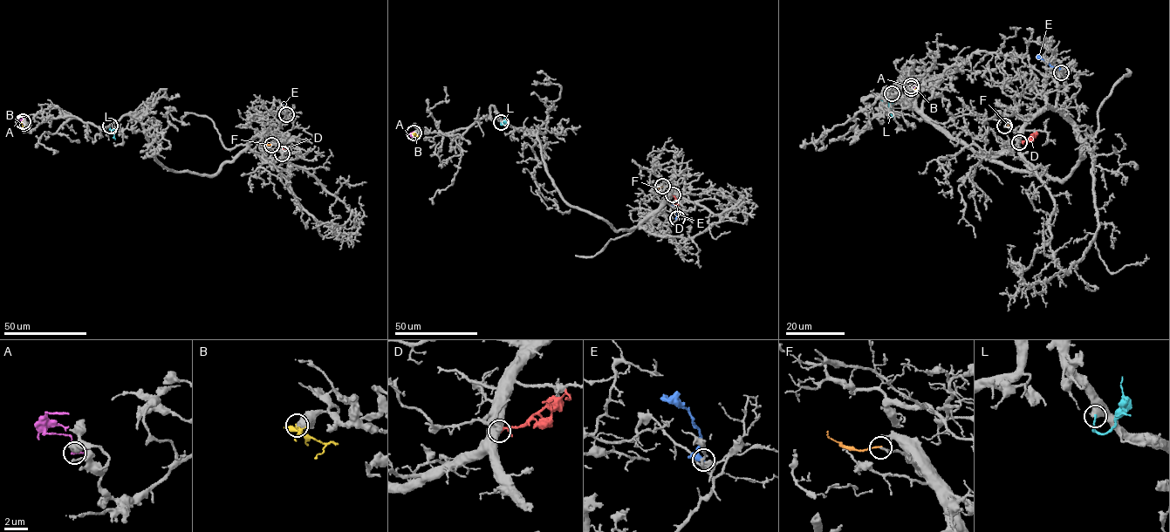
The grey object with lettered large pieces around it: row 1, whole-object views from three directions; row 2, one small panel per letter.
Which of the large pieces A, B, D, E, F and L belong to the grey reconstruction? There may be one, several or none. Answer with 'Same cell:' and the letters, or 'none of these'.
Same cell: L

